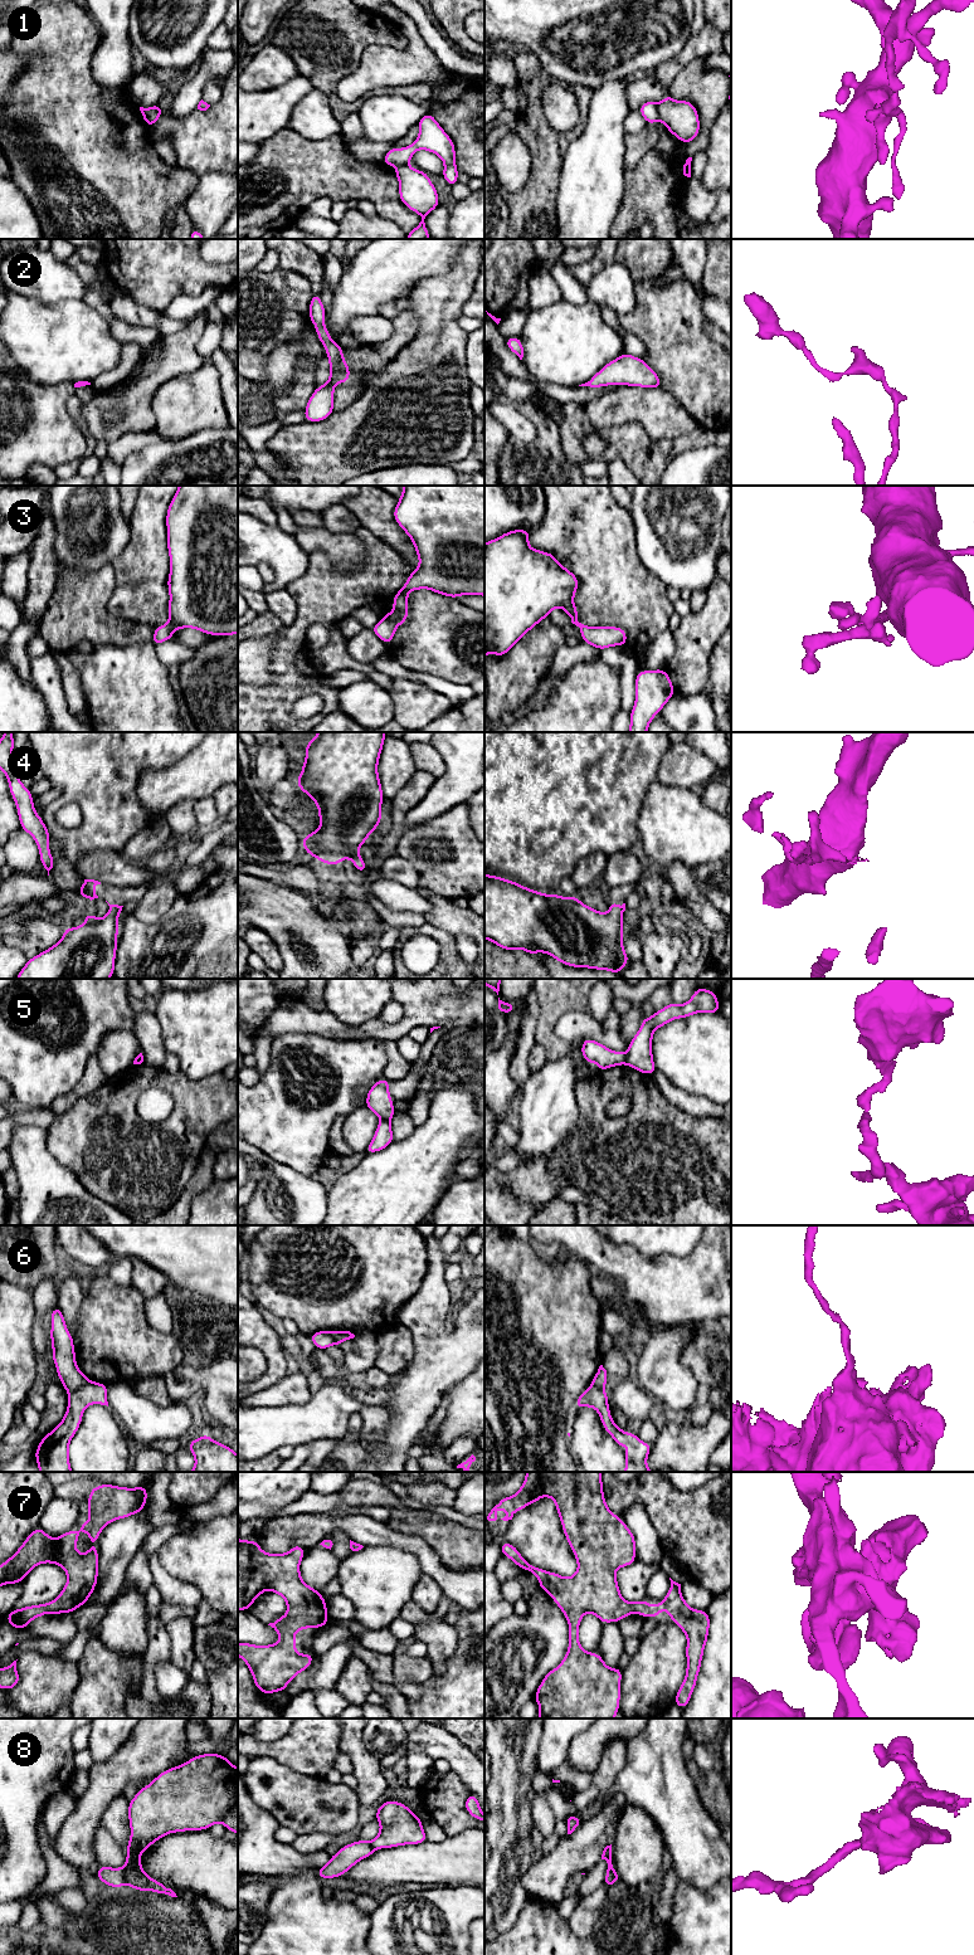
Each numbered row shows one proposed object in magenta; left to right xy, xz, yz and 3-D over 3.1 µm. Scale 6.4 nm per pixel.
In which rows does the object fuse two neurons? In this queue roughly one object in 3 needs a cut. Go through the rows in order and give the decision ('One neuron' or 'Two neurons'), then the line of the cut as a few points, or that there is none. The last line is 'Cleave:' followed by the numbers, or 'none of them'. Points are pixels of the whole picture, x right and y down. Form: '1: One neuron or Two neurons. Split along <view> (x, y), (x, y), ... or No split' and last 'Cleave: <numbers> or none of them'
1: Two neurons. Split along yz (656, 105), (660, 118)
2: One neuron. No split
3: One neuron. No split
4: One neuron. No split
5: Two neurons. Split along yz (627, 1054), (624, 1063)
6: Two neurons. Split along xy (89, 1381), (68, 1393)
7: One neuron. No split
8: Two neurons. Split along xy (123, 1867), (126, 1883)
Cleave: 1, 5, 6, 8

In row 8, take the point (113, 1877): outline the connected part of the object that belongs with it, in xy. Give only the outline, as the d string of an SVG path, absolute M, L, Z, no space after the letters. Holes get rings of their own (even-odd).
M101 1866L97 1871L97 1878L108 1887L123 1887L126 1885L125 1867L112 1868Z

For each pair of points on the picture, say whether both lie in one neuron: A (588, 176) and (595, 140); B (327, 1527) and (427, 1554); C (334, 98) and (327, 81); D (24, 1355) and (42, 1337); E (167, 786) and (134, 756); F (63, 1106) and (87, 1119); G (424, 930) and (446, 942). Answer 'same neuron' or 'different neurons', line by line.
A: same neuron
B: same neuron
C: same neuron
D: different neurons
E: different neurons
F: different neurons
G: same neuron

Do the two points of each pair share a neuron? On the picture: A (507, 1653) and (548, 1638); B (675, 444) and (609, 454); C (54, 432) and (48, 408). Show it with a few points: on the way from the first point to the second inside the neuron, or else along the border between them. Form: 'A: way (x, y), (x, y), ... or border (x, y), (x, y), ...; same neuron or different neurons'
A: way (519, 1647), (531, 1647), (534, 1649), (536, 1643); same neuron
B: way (658, 447), (626, 445); same neuron
C: way (48, 425), (48, 414); same neuron

